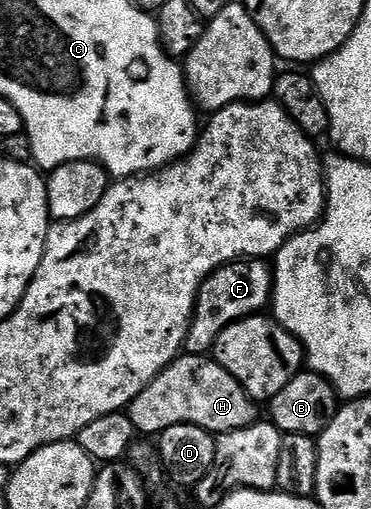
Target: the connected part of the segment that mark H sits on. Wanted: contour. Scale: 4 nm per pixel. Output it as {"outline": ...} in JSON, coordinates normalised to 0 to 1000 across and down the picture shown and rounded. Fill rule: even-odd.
{"outline":[[[485,695],[420,745],[399,750],[377,774],[367,774],[345,804],[345,833],[364,851],[385,849],[394,861],[423,859],[453,845],[453,837],[477,833],[539,837],[596,853],[658,845],[698,831],[695,802],[698,796],[666,774],[658,758],[647,758],[647,750],[625,743],[625,735],[615,735],[585,705]]]}

